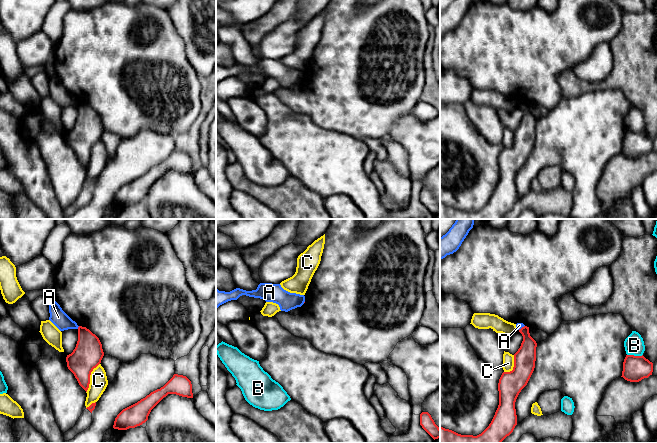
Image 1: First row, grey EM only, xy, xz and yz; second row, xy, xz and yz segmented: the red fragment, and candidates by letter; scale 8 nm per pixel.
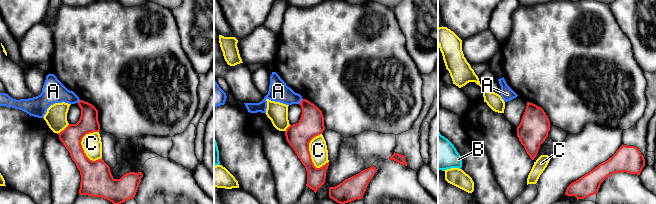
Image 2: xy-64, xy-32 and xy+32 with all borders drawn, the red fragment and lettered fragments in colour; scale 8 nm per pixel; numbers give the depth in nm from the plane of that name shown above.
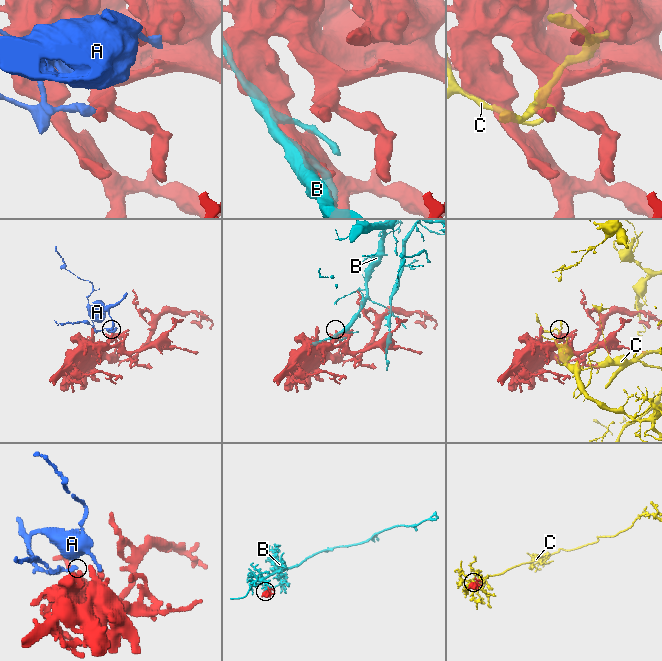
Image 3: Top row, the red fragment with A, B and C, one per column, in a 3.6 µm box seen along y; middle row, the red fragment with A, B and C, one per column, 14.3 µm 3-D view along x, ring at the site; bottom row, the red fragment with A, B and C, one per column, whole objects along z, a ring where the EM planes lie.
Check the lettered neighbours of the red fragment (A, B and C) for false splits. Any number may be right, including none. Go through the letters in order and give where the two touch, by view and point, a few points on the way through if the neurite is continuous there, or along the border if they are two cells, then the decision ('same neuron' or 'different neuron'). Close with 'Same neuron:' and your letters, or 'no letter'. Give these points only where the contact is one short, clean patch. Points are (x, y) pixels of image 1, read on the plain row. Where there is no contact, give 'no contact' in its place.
A: contact xy (78, 103); border xy (79, 102), (77, 104); different neuron
B: contact yz (635, 132); border yz (627, 130), (642, 131); different neuron
C: contact xy (89, 154); different neuron
Same neuron: no letter

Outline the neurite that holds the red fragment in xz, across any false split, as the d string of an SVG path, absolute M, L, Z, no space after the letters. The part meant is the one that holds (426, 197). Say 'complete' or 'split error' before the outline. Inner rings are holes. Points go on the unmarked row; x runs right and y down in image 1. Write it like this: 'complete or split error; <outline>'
complete; M428 188L420 190L420 201L434 216L440 214L440 204Z

